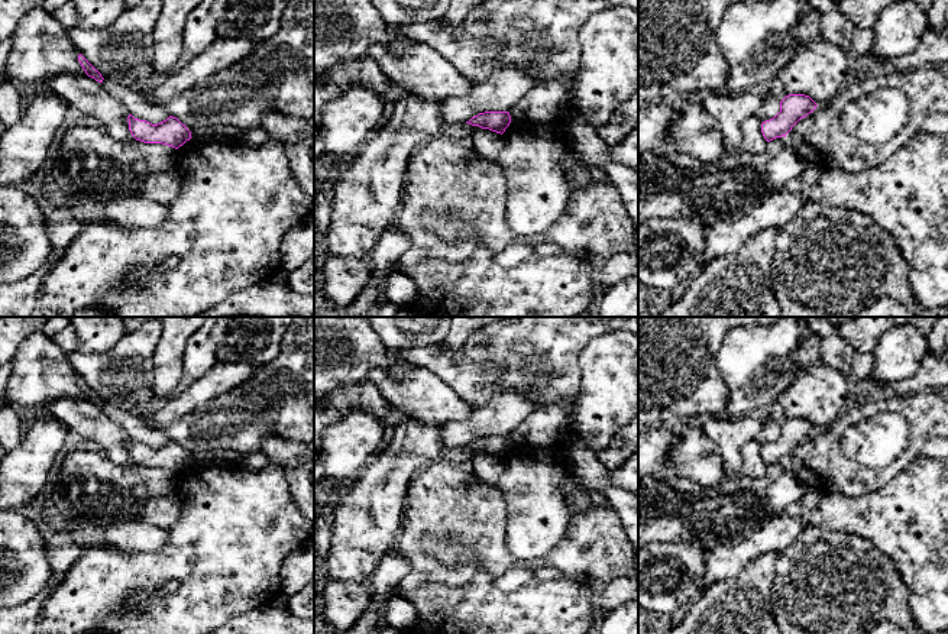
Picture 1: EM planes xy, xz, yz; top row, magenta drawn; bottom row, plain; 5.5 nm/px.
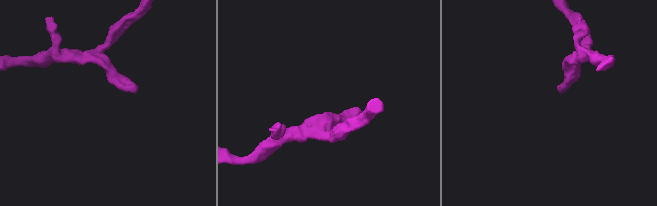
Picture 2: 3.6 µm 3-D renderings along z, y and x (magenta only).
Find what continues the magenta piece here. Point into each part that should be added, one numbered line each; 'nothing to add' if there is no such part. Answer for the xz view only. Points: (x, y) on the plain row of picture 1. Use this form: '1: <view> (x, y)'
nothing to add

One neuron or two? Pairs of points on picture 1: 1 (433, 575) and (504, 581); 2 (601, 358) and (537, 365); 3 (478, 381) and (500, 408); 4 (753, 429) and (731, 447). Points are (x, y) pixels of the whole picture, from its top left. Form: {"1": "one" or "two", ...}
{"1": "two", "2": "two", "3": "two", "4": "one"}

